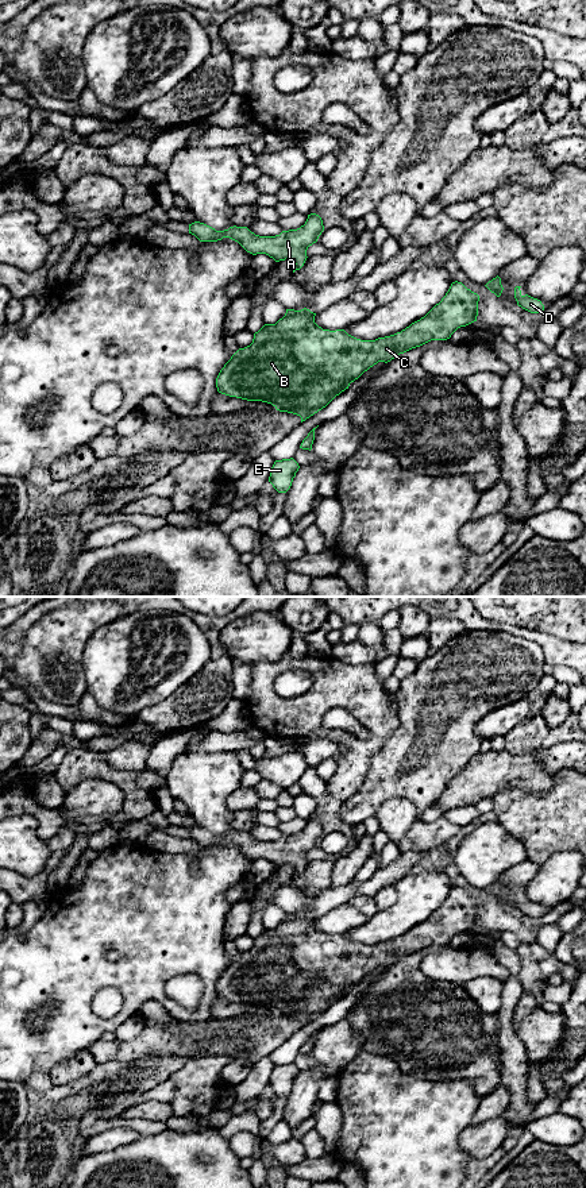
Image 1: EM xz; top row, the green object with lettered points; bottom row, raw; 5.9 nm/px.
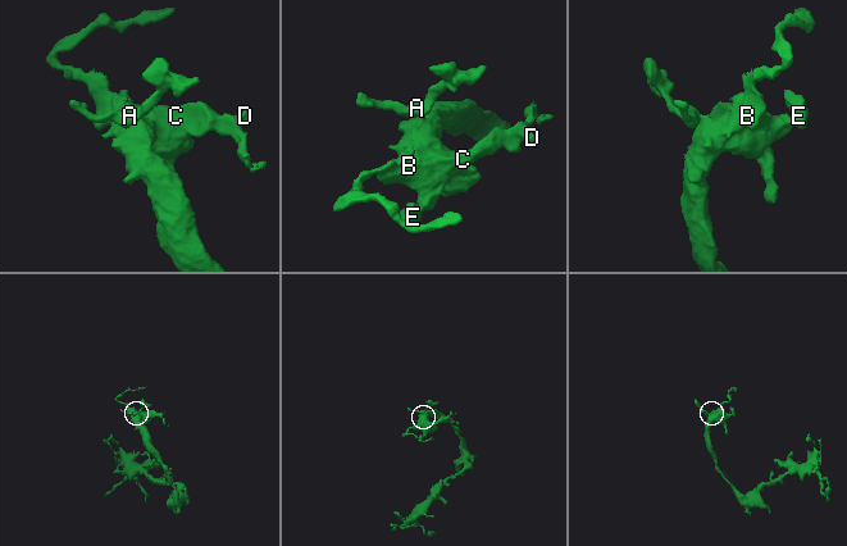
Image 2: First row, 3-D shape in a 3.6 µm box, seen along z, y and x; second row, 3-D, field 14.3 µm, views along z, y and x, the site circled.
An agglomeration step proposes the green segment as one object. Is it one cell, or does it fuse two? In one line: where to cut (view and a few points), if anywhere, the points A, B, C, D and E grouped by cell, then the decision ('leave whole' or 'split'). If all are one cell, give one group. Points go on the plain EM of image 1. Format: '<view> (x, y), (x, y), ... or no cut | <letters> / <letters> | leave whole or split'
no cut | A B C D E | leave whole

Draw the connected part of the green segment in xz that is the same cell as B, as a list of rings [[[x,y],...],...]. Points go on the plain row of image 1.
[[[452,887],[446,900],[424,922],[390,941],[361,945],[344,934],[323,934],[315,927],[316,918],[304,913],[286,914],[275,929],[265,929],[254,938],[252,948],[239,953],[216,983],[217,996],[247,1006],[271,1008],[279,1017],[301,1022],[301,1027],[325,1012],[378,967],[390,967],[400,958],[431,945],[447,945],[460,932],[477,926],[479,900],[462,887]]]

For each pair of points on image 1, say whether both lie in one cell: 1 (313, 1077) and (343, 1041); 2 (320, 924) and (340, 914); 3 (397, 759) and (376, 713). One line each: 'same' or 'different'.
1: same
2: same
3: different

